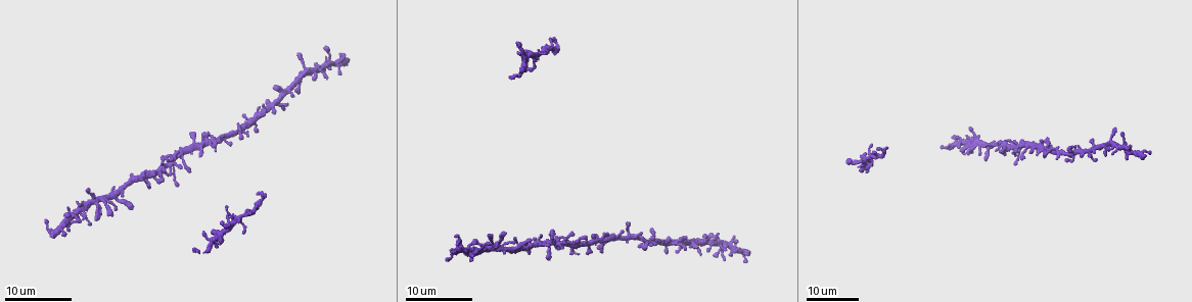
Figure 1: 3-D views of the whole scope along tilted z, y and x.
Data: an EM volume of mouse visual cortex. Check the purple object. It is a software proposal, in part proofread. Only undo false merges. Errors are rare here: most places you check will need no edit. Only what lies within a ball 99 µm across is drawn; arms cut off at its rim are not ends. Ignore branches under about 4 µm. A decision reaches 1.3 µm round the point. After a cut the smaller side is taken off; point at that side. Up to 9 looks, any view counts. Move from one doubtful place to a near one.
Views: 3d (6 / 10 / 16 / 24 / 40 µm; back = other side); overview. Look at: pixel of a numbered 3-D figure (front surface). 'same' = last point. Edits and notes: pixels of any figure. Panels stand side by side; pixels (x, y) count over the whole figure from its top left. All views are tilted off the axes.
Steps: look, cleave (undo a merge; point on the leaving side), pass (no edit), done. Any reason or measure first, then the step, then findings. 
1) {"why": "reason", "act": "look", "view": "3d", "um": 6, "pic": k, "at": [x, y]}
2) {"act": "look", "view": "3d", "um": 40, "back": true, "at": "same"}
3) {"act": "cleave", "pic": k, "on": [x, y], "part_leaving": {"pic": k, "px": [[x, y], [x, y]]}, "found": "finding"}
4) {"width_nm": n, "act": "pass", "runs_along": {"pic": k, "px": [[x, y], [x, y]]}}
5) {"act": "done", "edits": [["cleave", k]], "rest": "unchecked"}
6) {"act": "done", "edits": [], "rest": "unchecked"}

{"act": "look", "view": "3d", "um": 16, "pic": 1, "at": [139, 180]}

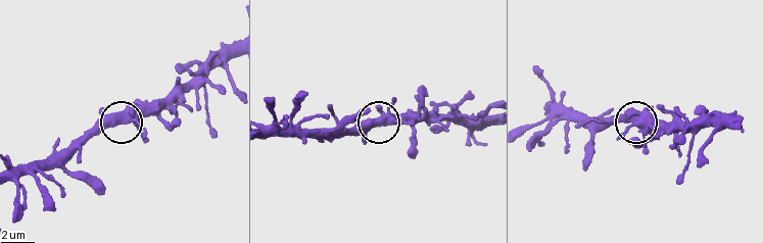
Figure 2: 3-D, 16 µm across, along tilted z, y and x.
{"act": "look", "view": "3d", "um": 10, "pic": 2, "at": [376, 122]}

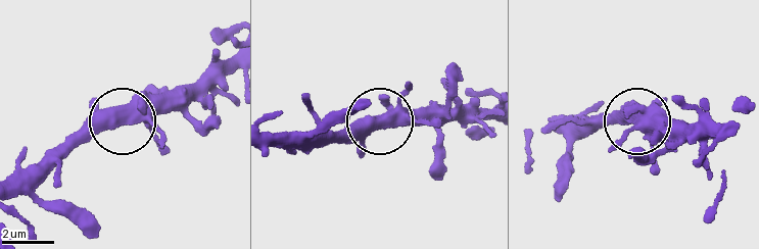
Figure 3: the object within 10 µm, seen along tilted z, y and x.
{"act": "pass", "runs_along": {"pic": 3, "px": [[113, 110], [117, 119], [94, 123], [49, 150]]}, "found": "one neuron here"}

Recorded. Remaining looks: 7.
{"why": "looks like a crossing", "act": "look", "view": "3d", "um": 24, "pic": 1, "at": [976, 146]}

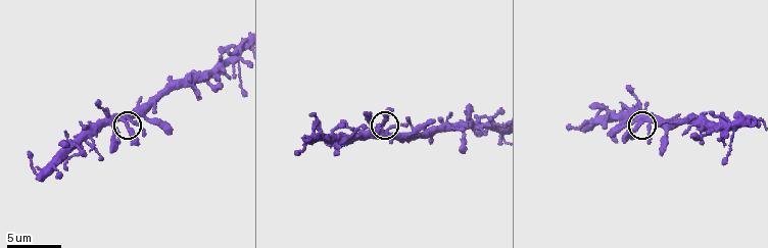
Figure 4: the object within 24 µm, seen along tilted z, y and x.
{"act": "look", "view": "3d", "um": 10, "pic": 4, "at": [123, 122]}

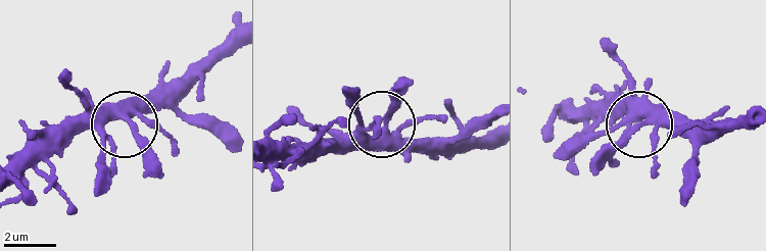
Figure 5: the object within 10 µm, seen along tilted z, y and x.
{"arms": 4, "act": "pass", "found": "one neuron here"}

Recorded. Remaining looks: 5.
{"why": "three arms meet", "act": "look", "view": "3d", "um": 24, "pic": 1, "at": [885, 155]}

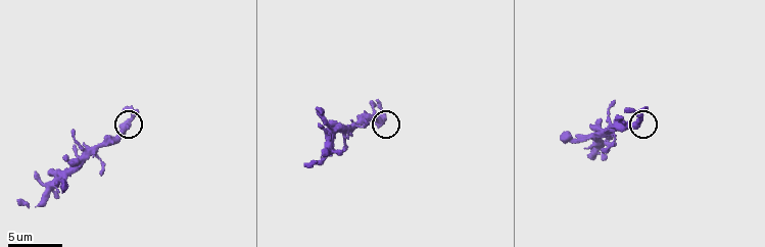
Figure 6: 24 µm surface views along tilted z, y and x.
{"act": "look", "view": "3d", "um": 6, "pic": 6, "at": [127, 121]}

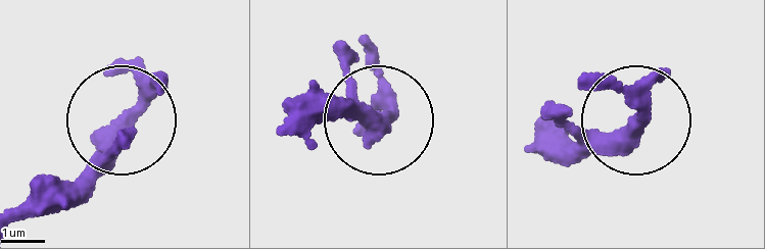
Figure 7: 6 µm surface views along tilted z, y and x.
{"act": "pass", "found": "all the same neuron"}

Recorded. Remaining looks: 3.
{"why": "calibre changes", "act": "look", "view": "3d", "um": 16, "pic": 1, "at": [704, 241]}

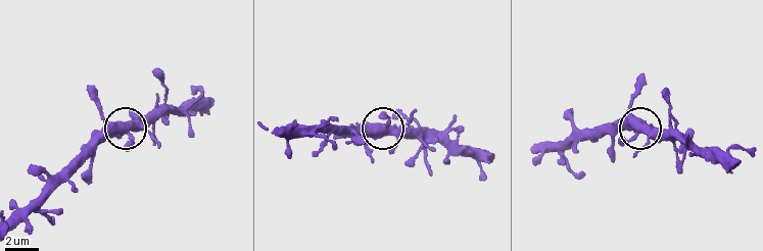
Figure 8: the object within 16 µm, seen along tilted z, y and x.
{"act": "look", "view": "3d", "um": 6, "pic": 8, "at": [649, 127]}

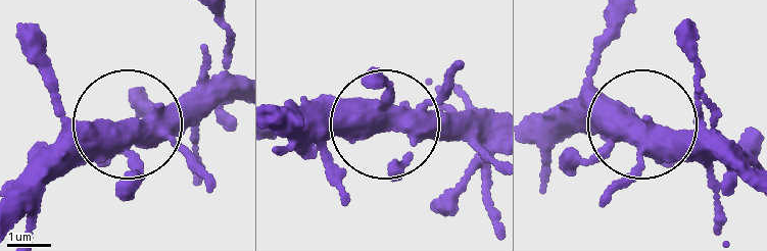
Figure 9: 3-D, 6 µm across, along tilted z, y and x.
{"width_nm": 440, "act": "pass", "found": "all the same neuron"}

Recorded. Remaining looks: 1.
{"act": "done", "edits": [], "rest": "unchecked"}

